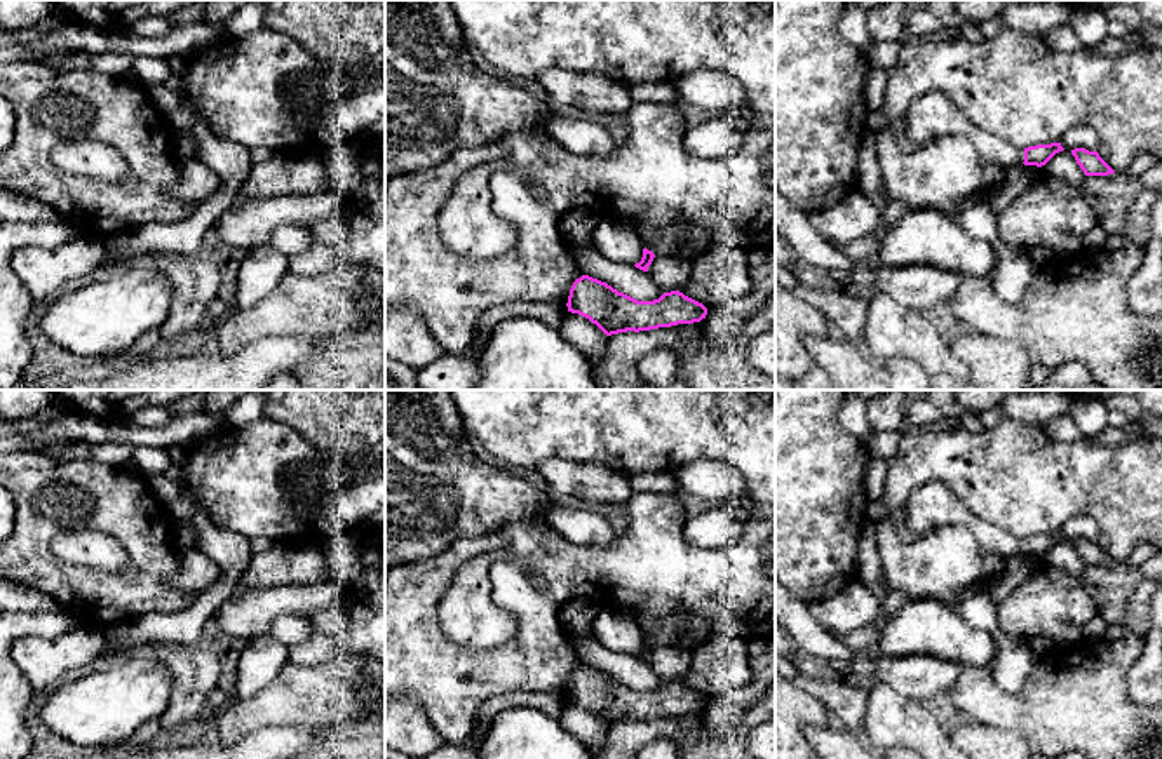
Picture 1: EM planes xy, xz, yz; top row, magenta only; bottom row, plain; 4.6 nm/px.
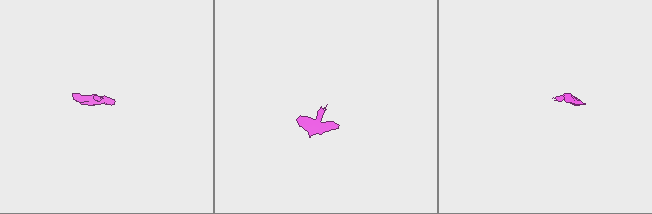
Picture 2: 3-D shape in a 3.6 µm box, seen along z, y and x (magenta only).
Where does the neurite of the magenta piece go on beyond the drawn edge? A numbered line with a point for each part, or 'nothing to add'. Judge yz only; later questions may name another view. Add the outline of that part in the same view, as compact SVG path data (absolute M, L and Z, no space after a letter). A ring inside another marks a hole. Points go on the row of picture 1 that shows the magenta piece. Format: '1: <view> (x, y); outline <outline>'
1: yz (931, 115); outline M942 92L916 97L906 111L906 134L916 144L927 144L941 136L962 136L990 162L1002 169L1024 162L1024 150L972 125Z

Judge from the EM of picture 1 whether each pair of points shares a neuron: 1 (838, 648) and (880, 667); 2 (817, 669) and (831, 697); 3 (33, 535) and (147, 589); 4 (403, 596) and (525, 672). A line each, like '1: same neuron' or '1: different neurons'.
1: different neurons
2: different neurons
3: same neuron
4: same neuron

